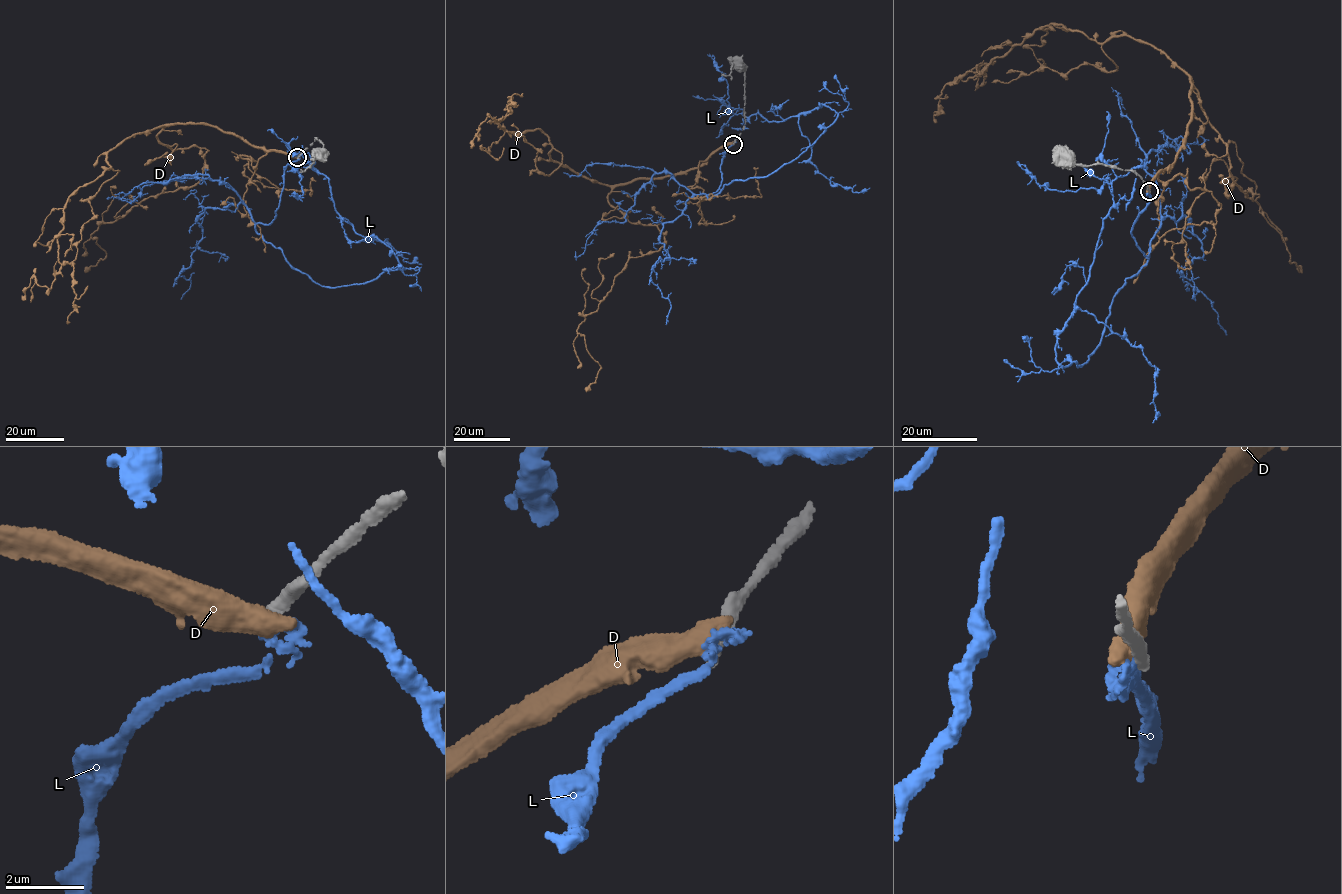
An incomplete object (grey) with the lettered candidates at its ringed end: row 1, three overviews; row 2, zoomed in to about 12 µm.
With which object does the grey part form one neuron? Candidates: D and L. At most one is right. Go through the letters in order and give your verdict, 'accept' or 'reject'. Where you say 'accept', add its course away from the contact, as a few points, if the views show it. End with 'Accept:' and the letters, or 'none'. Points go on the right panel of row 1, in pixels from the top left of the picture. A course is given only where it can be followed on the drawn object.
D: reject
L: reject
Accept: none

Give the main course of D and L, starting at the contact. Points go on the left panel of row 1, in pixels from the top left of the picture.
D: (297, 156), (169, 125), (158, 141), (200, 148), (203, 176), (101, 221), (91, 237), (106, 258), (84, 272)
L: (297, 157), (255, 231), (325, 286), (405, 268), (336, 211), (312, 160), (289, 195)

